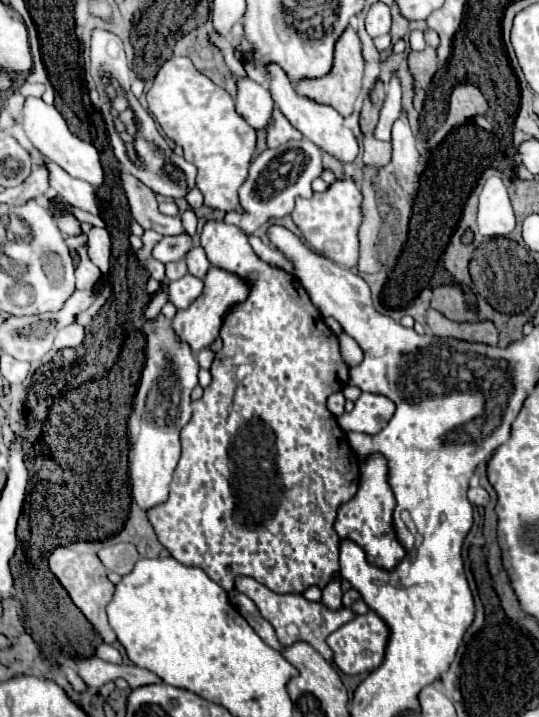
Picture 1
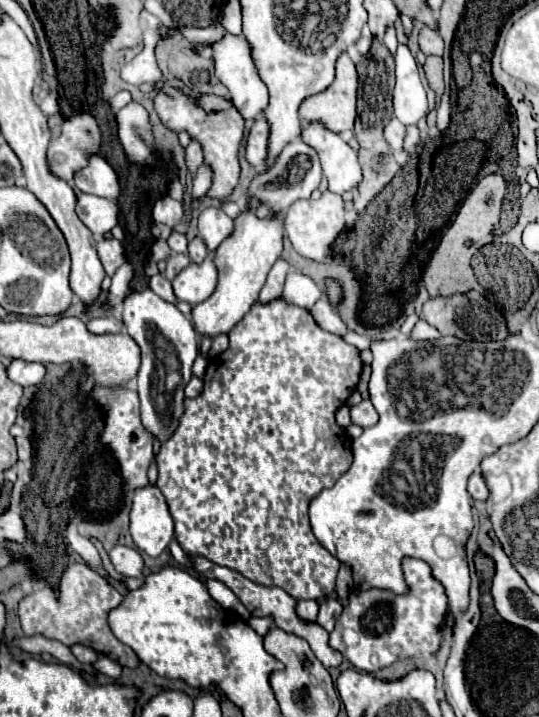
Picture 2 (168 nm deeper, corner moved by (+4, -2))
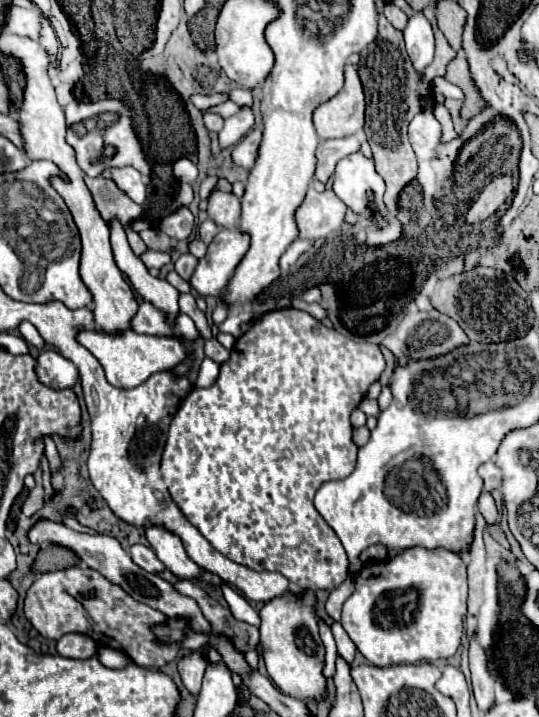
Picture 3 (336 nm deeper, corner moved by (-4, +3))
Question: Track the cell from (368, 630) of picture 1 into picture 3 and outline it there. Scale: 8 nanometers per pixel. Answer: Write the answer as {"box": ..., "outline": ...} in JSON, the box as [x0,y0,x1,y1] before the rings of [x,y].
{"box":[341,546,467,666],"outline":[[[421,546],[405,548],[397,556],[367,564],[355,578],[355,592],[345,600],[341,626],[355,642],[357,650],[375,666],[391,664],[417,664],[417,662],[435,662],[451,658],[463,636],[463,618],[467,612],[467,566],[465,562],[445,550],[435,548],[427,550]]]}

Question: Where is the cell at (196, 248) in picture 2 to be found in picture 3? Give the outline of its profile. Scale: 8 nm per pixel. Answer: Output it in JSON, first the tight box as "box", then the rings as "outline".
{"box":[199,218,219,244],"outline":[[[209,218],[199,226],[199,236],[201,236],[201,240],[205,244],[209,244],[217,236],[217,232],[219,232],[219,226],[213,220],[209,220]]]}

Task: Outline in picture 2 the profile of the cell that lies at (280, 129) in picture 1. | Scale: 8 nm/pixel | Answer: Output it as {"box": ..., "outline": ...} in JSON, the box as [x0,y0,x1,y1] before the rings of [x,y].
{"box":[245,117,269,169],"outline":[[[259,117],[249,131],[249,141],[245,147],[245,157],[255,169],[263,169],[263,163],[269,153],[269,123],[265,117]]]}

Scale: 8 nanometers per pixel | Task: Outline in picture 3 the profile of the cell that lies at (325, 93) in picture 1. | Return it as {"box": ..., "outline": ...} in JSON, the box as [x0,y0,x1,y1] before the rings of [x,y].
{"box":[313,64,365,140],"outline":[[[347,64],[345,66],[345,86],[333,96],[333,100],[321,104],[315,114],[313,123],[321,140],[327,138],[347,138],[363,128],[365,124],[365,100],[361,80],[357,70]]]}

